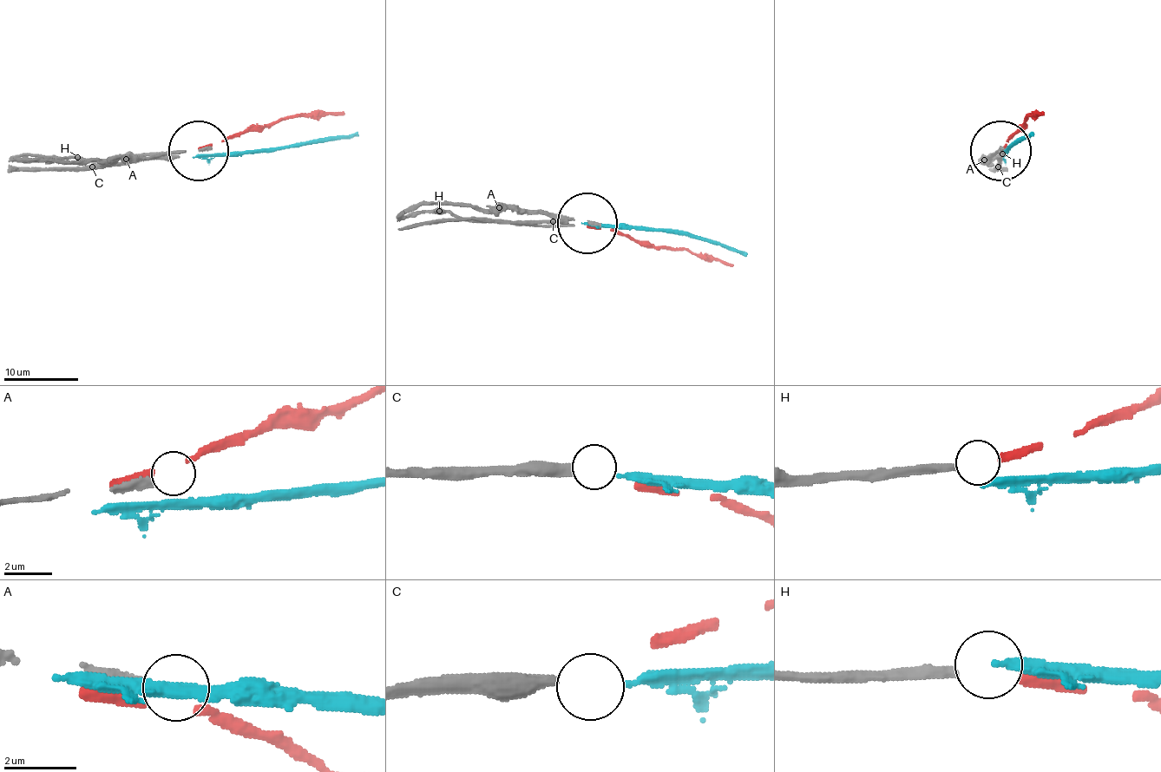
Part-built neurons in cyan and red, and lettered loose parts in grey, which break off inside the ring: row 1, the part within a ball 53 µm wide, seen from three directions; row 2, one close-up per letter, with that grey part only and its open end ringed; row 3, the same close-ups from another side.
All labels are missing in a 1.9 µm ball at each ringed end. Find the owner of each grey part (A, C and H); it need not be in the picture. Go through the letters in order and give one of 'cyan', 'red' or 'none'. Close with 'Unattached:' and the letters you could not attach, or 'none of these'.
A: none
C: cyan
H: red
Unattached: A

